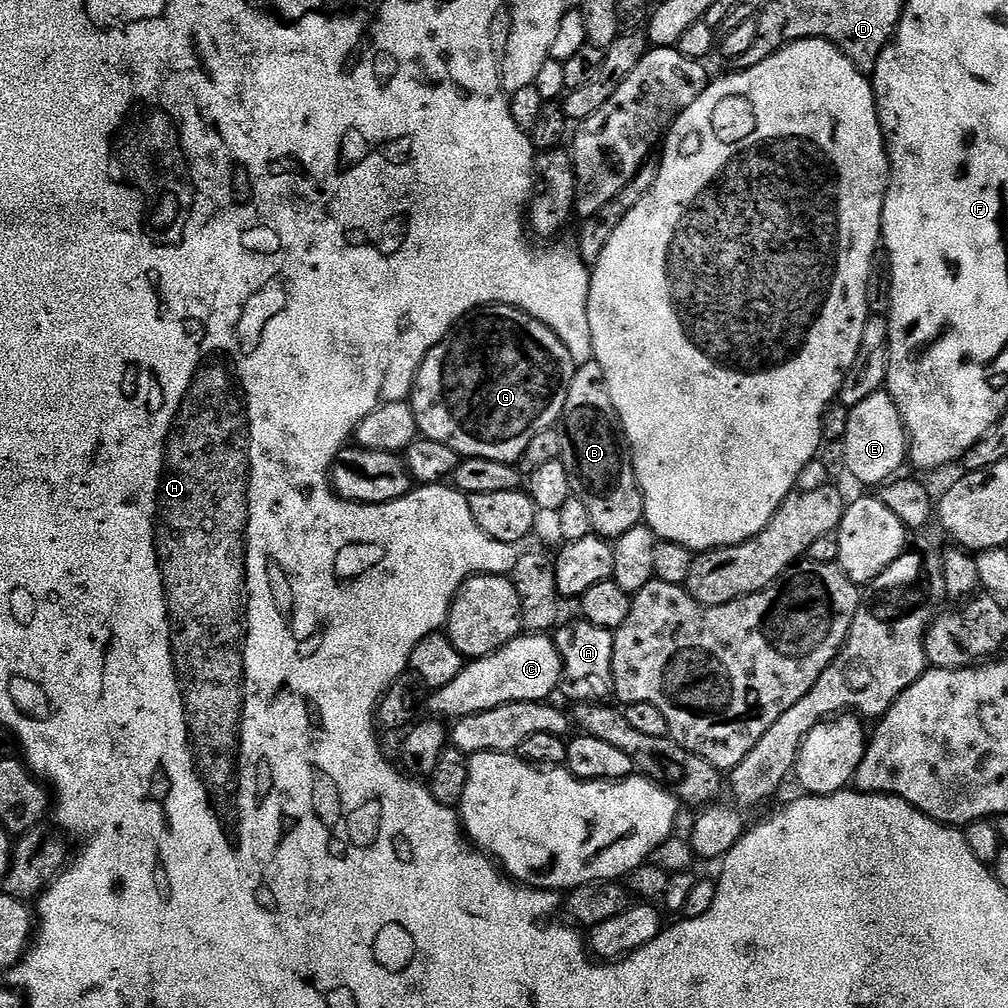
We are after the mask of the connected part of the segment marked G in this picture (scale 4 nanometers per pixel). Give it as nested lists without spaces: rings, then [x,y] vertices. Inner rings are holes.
[[[498,304],[477,311],[463,327],[434,346],[418,370],[410,403],[419,435],[450,446],[461,458],[473,456],[516,464],[526,446],[530,446],[534,434],[557,427],[577,367],[563,342],[521,308]]]

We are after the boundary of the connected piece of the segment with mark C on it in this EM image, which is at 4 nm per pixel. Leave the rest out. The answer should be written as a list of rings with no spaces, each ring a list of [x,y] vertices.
[[[521,634],[506,646],[502,646],[496,652],[491,652],[489,656],[472,658],[465,663],[464,669],[446,686],[435,689],[427,697],[426,708],[433,717],[461,718],[470,714],[478,714],[494,710],[498,706],[507,704],[521,704],[522,702],[544,702],[553,691],[559,689],[561,679],[564,674],[564,663],[560,657],[560,651],[556,649],[556,641],[548,634]]]

